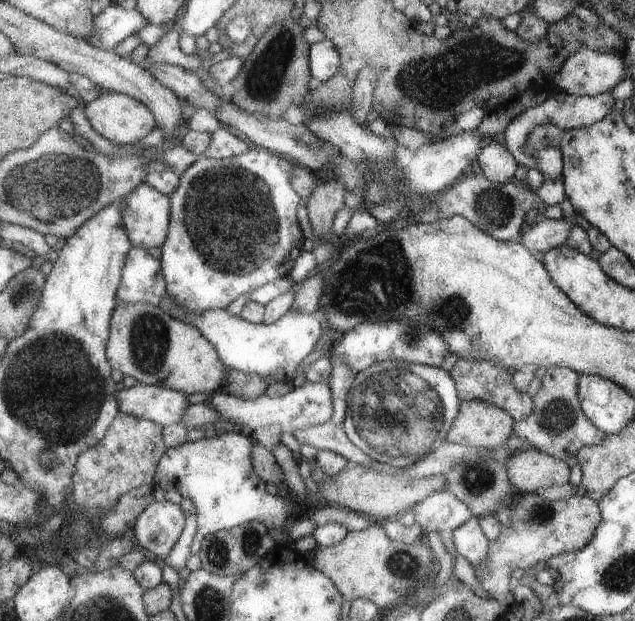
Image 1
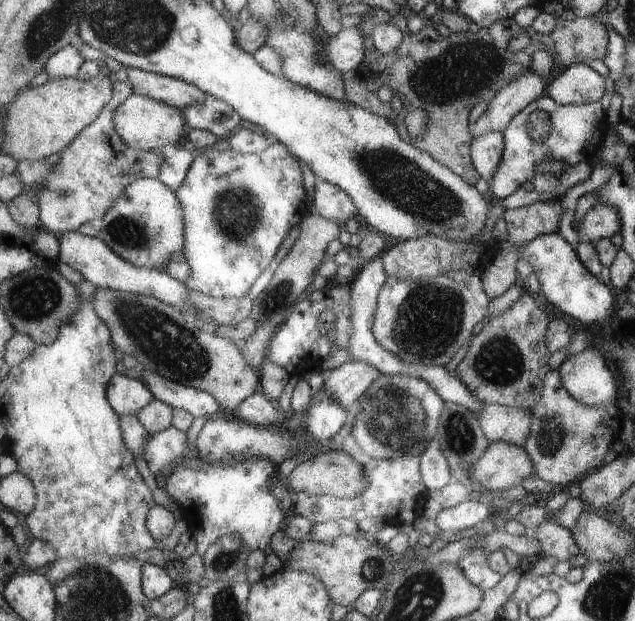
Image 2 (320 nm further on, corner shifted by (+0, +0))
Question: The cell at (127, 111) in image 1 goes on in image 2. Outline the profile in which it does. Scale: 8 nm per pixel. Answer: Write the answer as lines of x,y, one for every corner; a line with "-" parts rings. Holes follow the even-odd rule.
133,94
115,110
115,128
123,142
137,150
155,152
164,148
179,148
179,142
185,134
185,124
188,124
183,114
178,107
141,94

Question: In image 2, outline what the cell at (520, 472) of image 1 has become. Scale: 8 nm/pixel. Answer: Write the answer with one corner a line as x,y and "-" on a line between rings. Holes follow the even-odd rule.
501,441
492,443
469,472
487,491
505,490
520,487
523,480
535,476
535,464
523,446

